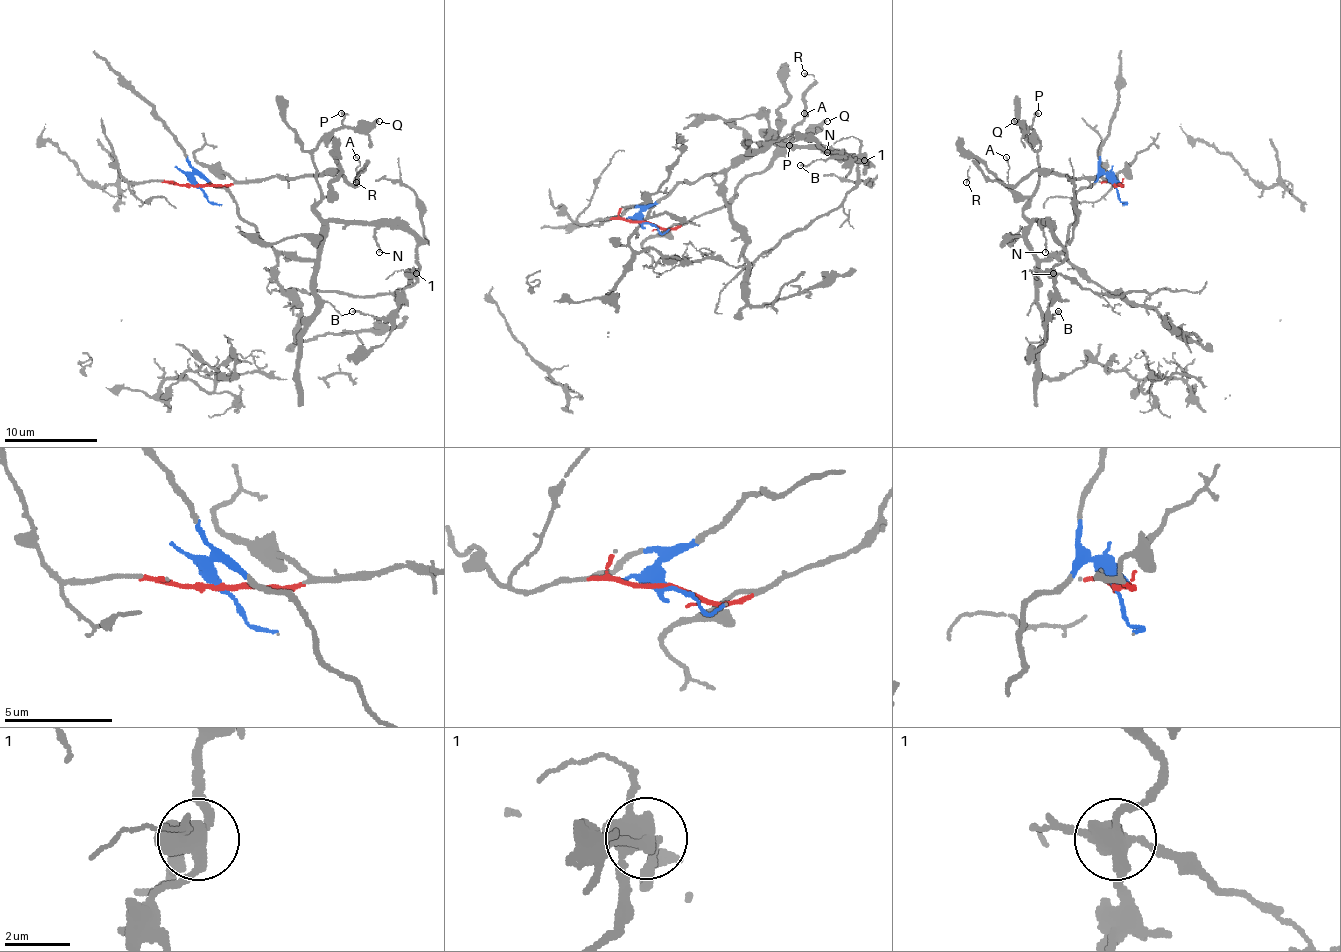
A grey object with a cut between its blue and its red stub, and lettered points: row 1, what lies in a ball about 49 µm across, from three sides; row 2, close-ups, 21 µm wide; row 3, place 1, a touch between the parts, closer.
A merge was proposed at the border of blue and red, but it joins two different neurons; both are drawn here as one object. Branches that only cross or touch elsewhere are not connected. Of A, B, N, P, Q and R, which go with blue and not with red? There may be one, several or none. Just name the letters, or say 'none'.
B, N, P, Q

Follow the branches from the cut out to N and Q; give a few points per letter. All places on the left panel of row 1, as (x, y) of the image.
N: (197, 185), (195, 173), (230, 194), (237, 213), (277, 250), (316, 257), (328, 222), (370, 222), (379, 252)
Q: (197, 185), (195, 173), (230, 194), (281, 252), (314, 259), (314, 150), (339, 129), (379, 122)

